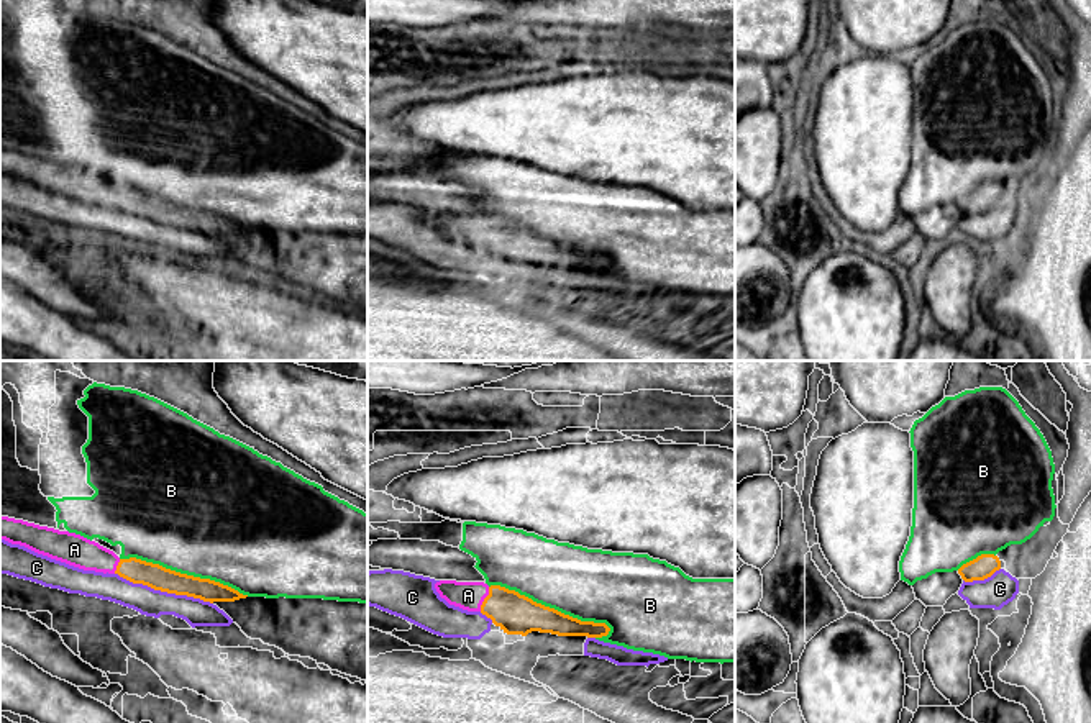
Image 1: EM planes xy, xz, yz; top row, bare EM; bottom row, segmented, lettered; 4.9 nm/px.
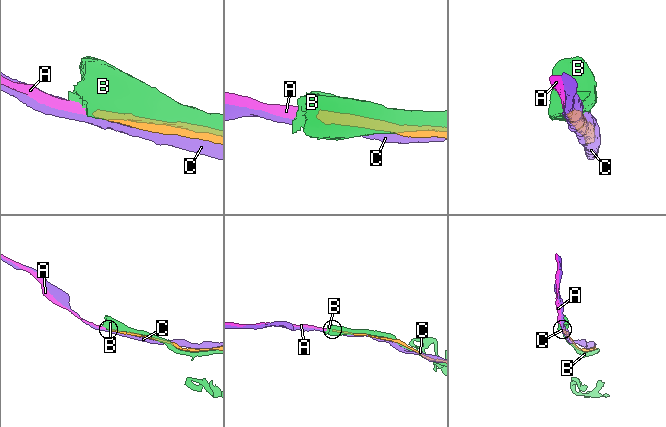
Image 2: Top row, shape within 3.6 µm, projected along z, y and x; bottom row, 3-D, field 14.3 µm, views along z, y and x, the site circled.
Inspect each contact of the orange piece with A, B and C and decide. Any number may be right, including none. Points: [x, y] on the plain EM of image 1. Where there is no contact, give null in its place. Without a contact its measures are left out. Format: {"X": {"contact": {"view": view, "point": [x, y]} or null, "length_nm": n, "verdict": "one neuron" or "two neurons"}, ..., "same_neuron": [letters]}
{"A": {"contact": {"view": "xz", "point": [484, 231]}, "length_nm": 130, "verdict": "one neuron"}, "B": {"contact": {"view": "xz", "point": [548, 240]}, "length_nm": 650, "verdict": "two neurons"}, "C": {"contact": {"view": "xy", "point": [164, 223]}, "length_nm": 500, "verdict": "two neurons"}, "same_neuron": ["A"]}

